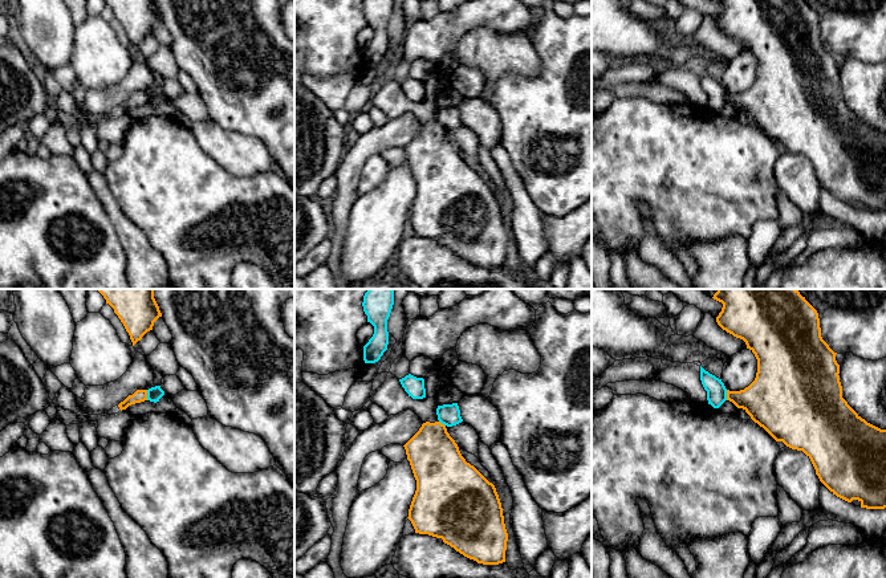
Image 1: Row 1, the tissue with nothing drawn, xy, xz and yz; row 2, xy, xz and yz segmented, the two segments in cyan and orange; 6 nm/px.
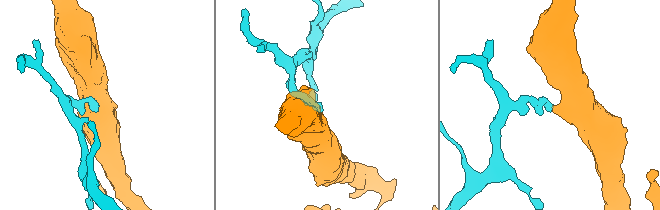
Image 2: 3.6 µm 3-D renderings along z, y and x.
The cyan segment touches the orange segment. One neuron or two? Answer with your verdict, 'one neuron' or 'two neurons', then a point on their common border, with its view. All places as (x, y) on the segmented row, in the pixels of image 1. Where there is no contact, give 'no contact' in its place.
two neurons | xy (147, 395)

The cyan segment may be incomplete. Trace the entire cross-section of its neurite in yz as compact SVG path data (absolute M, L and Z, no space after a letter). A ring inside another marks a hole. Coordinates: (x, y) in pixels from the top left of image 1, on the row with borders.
M700 366L700 380L707 391L707 400L714 408L719 408L727 400L727 388L722 379L710 374Z

